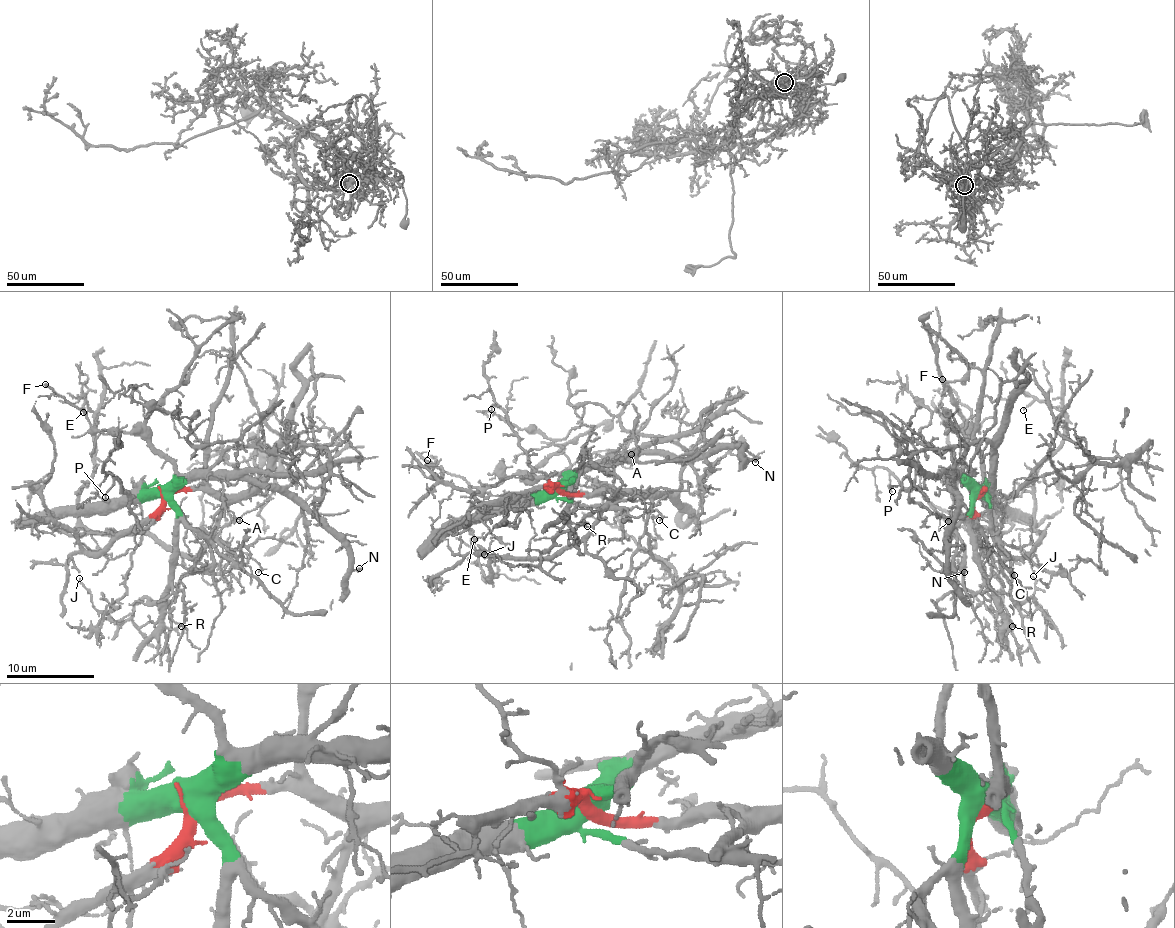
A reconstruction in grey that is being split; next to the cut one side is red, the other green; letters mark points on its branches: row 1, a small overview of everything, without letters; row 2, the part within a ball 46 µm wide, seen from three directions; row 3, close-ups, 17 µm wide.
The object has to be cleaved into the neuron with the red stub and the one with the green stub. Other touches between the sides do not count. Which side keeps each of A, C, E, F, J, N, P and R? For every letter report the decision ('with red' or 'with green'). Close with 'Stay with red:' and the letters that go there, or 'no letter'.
A: with green
C: with green
E: with red
F: with green
J: with red
N: with green
P: with red
R: with green
Stay with red: E, J, P

